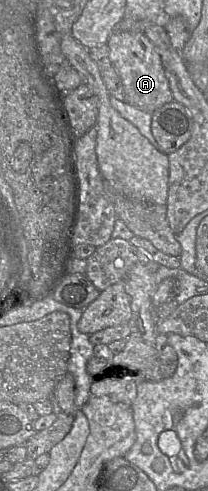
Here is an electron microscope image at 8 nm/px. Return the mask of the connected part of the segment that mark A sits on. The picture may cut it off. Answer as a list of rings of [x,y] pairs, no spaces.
[[[114,31],[107,42],[110,61],[122,80],[125,101],[132,106],[153,113],[166,103],[174,101],[161,57],[143,32]]]

